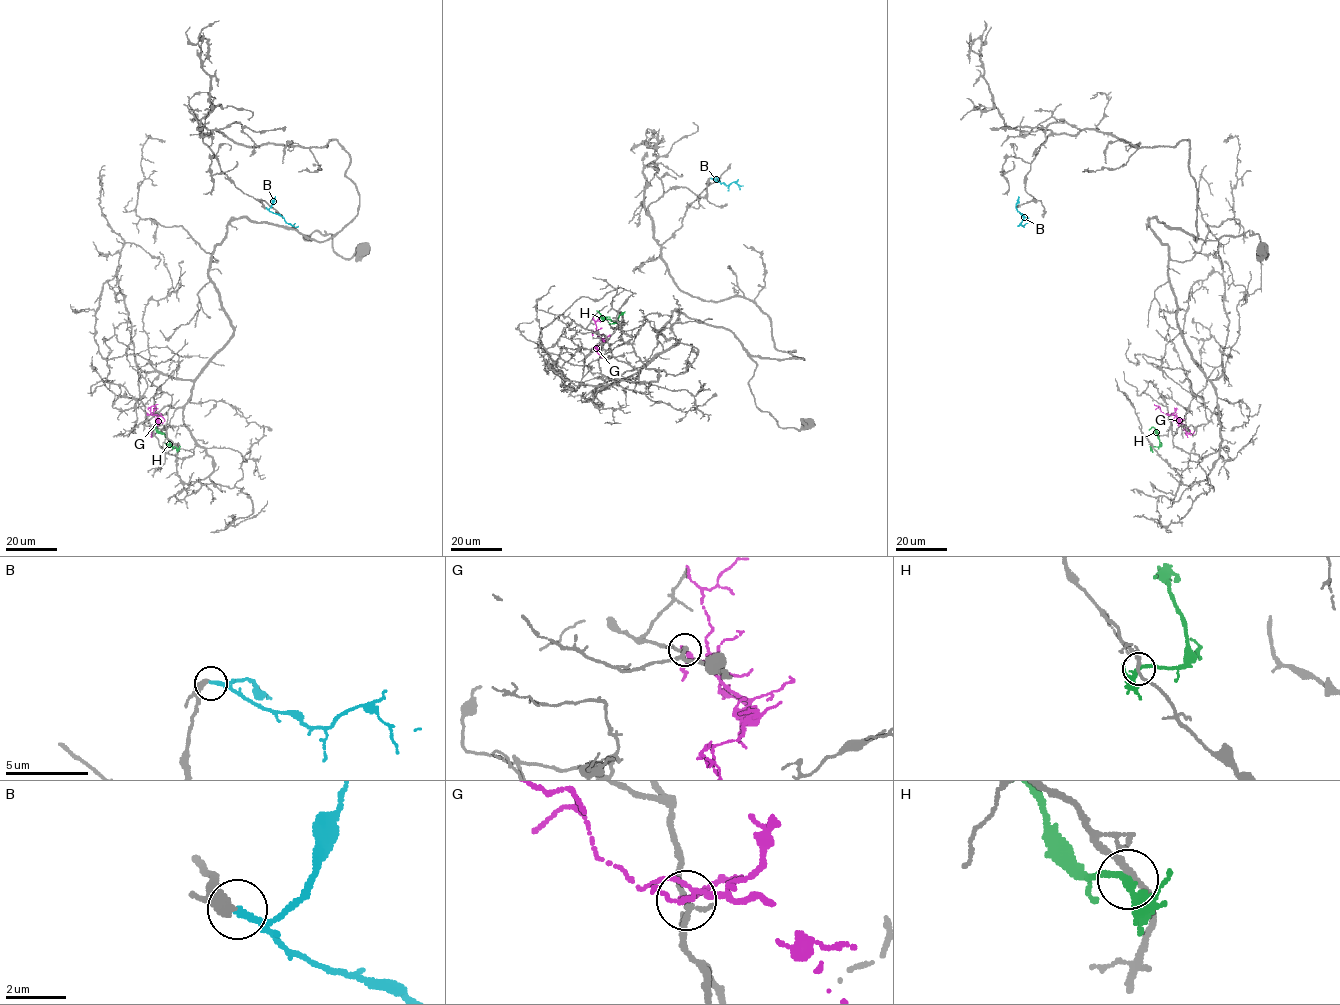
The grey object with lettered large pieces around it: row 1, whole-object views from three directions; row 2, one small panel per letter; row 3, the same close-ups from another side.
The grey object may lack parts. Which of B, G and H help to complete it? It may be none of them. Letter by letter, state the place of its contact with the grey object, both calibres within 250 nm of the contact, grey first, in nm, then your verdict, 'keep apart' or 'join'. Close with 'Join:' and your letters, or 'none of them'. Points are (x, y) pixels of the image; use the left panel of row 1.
B: (265, 208) | 360/160 nm | keep apart
G: (147, 415) | 160/170 nm | keep apart
H: (176, 447) | 160/240 nm | keep apart
Join: none of them

